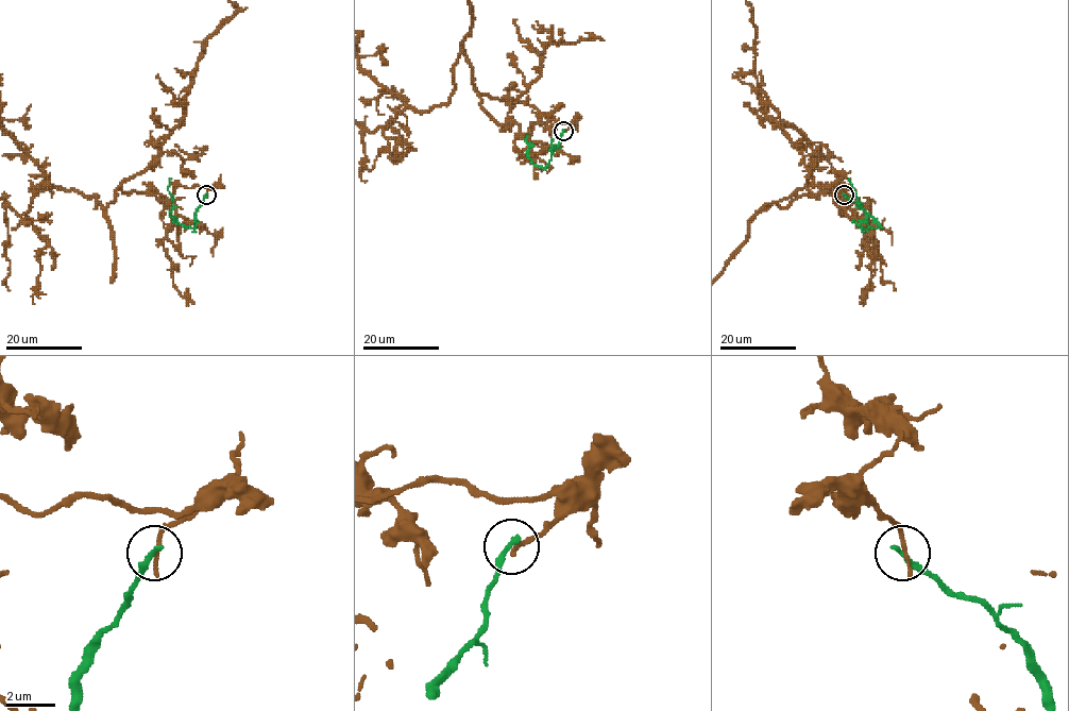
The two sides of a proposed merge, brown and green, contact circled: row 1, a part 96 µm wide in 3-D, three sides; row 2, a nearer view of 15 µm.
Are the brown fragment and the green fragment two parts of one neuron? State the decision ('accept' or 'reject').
reject

